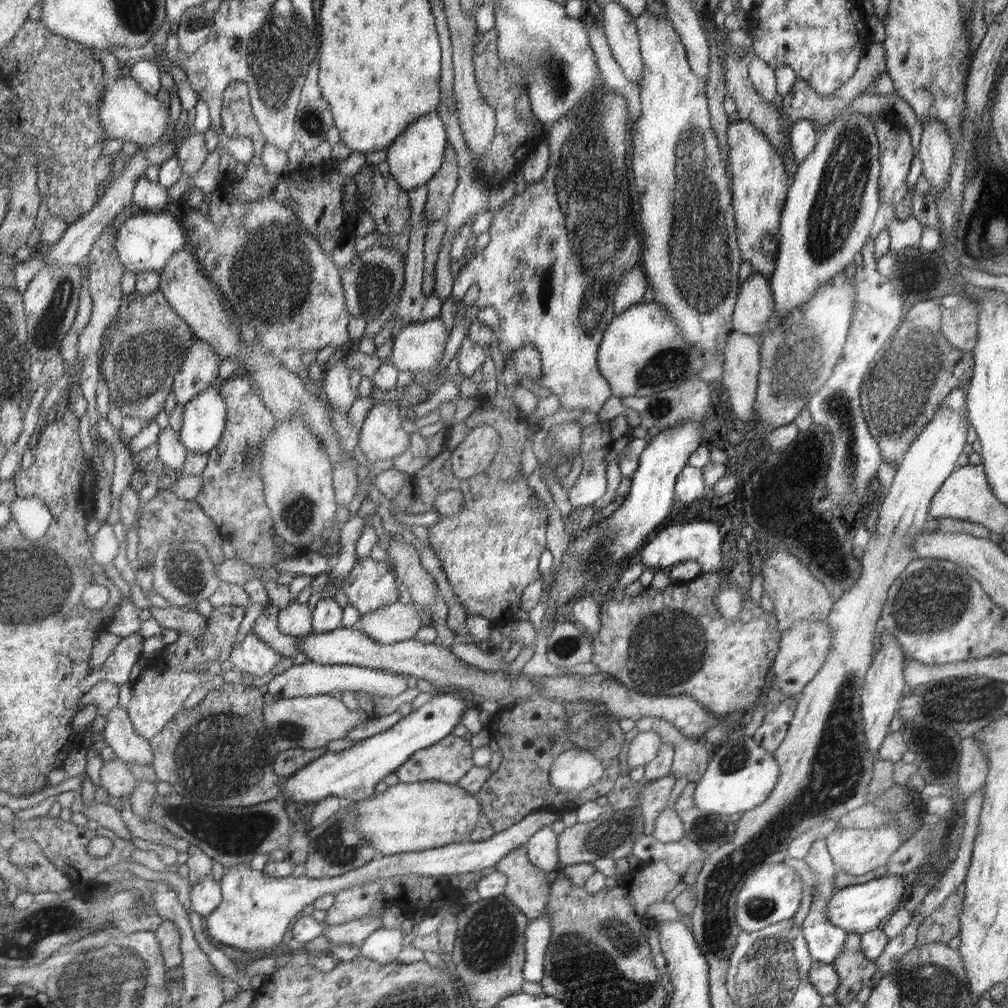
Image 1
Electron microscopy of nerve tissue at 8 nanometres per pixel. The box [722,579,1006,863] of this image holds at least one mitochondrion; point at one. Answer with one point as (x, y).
(965, 700)

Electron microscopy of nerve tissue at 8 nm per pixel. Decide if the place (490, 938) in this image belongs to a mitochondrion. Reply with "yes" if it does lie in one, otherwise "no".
yes

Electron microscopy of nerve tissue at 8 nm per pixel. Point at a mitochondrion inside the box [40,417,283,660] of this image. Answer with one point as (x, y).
(190, 578)

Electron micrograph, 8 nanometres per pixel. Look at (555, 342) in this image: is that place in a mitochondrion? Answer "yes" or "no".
no

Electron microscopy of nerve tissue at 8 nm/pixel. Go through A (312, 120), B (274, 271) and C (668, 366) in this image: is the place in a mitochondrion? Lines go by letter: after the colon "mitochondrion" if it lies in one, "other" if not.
A: mitochondrion
B: mitochondrion
C: mitochondrion

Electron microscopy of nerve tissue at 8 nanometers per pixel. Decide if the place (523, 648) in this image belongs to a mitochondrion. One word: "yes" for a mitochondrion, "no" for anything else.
no

